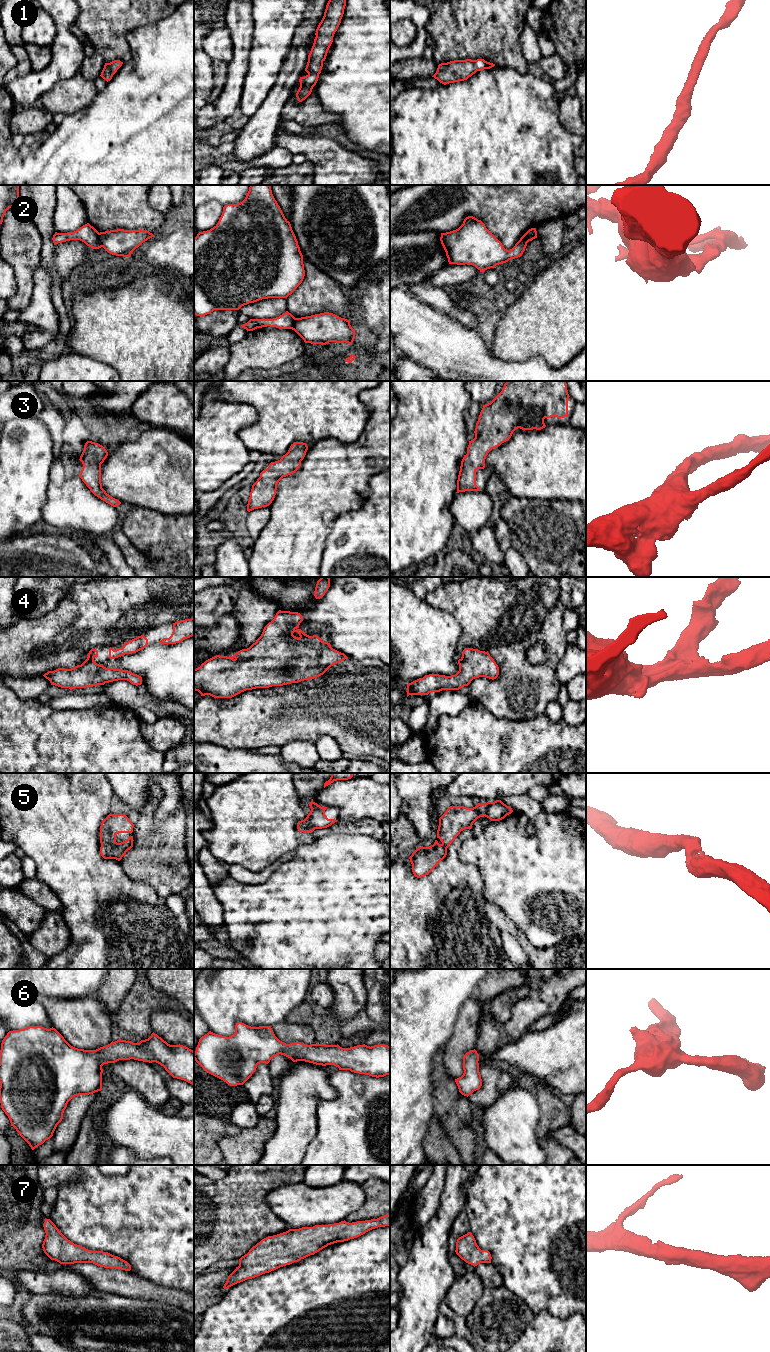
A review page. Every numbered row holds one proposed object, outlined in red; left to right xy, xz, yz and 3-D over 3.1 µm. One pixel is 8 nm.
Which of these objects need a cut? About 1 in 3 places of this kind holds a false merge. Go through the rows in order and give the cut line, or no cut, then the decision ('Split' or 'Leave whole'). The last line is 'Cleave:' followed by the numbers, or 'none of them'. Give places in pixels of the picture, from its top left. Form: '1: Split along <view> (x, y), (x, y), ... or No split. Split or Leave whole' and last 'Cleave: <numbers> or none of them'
1: No split. Leave whole
2: Split along xy (98, 233), (98, 239), (102, 246). Split
3: No split. Leave whole
4: No split. Leave whole
5: No split. Leave whole
6: No split. Leave whole
7: No split. Leave whole
Cleave: 2

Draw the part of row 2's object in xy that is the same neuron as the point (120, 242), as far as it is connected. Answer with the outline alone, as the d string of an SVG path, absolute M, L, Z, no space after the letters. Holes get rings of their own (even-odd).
M110 230L99 233L101 246L110 254L130 257L132 252L154 235L147 230Z

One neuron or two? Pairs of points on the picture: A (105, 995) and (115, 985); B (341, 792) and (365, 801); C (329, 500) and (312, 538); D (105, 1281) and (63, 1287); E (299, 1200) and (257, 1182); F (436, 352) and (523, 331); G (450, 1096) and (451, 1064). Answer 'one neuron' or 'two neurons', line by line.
A: one neuron
B: one neuron
C: one neuron
D: two neurons
E: two neurons
F: two neurons
G: two neurons

